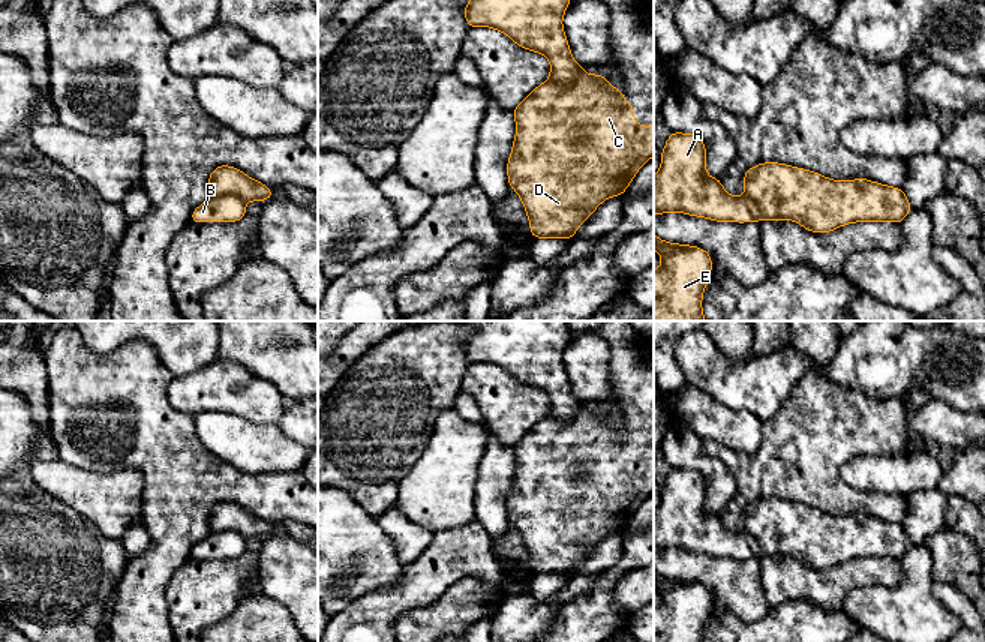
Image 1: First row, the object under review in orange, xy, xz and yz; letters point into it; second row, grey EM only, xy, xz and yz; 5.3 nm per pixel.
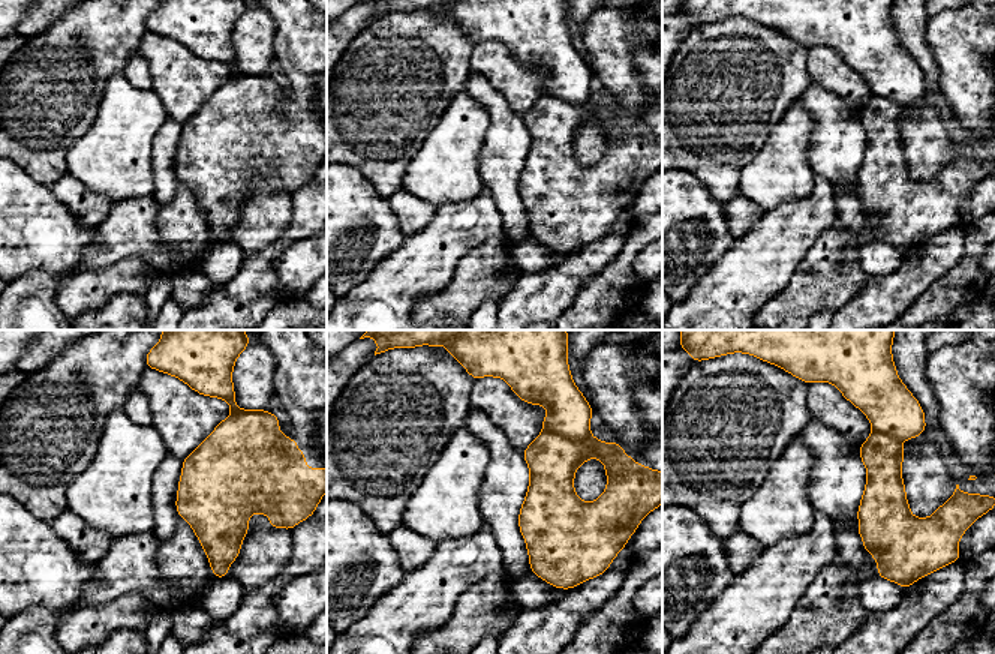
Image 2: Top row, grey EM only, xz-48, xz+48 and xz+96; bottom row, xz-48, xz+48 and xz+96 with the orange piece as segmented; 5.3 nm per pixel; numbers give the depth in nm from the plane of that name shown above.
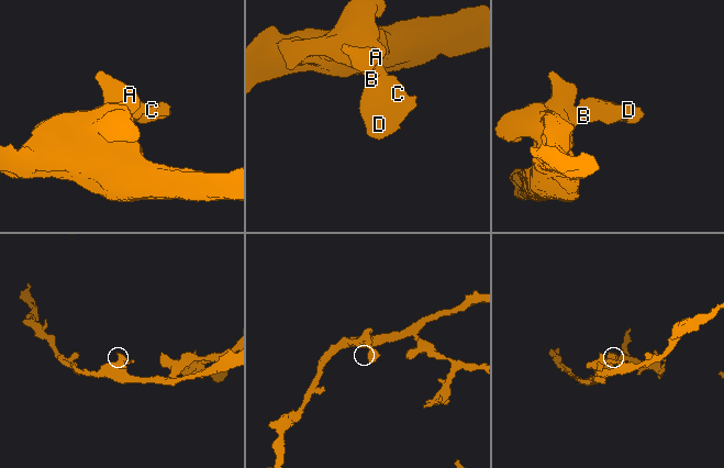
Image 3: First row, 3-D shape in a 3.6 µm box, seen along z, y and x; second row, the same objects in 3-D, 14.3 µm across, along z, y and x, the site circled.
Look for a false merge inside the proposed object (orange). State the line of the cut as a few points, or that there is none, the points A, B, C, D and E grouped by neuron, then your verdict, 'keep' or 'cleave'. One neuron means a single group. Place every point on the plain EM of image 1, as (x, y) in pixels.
cut xz (582, 404), (570, 419), (558, 420), (547, 416); groups A B E / C D; cleave

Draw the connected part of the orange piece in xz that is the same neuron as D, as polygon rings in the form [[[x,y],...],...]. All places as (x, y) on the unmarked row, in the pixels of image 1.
[[[583,405],[571,420],[544,417],[514,446],[516,472],[507,496],[508,520],[525,543],[534,574],[571,576],[579,562],[610,532],[621,532],[639,506],[654,492],[654,460],[640,462],[634,442],[604,411],[589,411]]]

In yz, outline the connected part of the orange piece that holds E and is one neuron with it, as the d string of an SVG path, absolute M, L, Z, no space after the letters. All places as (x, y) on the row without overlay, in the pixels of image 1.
M654 568L661 603L654 606L654 642L702 642L712 608L711 590L699 582L670 579Z

